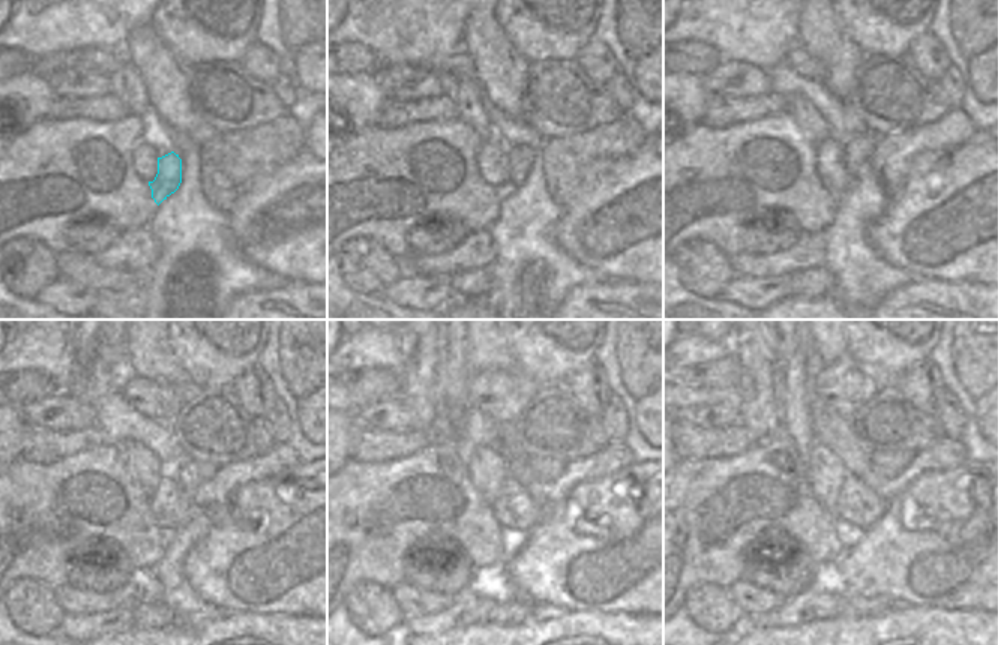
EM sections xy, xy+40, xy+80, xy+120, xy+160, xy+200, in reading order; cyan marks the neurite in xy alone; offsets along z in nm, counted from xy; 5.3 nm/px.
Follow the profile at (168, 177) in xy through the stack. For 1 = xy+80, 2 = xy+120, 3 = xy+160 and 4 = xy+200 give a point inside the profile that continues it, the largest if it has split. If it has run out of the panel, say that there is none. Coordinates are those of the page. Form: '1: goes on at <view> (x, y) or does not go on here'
1: goes on at xy+80 (857, 152)
2: goes on at xy+120 (192, 473)
3: goes on at xy+160 (542, 468)
4: goes on at xy+200 (886, 464)

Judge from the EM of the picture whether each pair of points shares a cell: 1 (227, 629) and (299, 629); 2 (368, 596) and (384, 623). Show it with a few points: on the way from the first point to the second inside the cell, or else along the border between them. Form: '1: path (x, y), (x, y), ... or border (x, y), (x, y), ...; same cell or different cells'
1: path (245, 629), (248, 626), (281, 626); same cell
2: path (368, 602), (380, 617); same cell

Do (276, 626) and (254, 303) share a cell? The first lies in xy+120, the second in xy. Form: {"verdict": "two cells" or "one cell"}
{"verdict": "one cell"}

